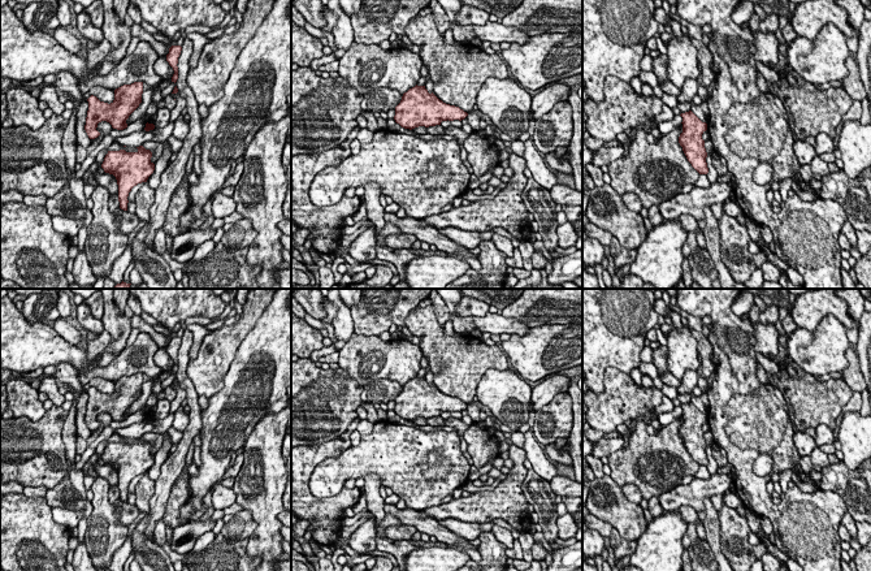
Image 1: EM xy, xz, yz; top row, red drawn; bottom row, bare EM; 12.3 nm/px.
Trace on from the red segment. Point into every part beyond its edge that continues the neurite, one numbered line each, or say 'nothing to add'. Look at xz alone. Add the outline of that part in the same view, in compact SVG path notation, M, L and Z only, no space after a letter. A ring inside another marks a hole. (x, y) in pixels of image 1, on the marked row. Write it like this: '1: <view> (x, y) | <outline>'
nothing to add

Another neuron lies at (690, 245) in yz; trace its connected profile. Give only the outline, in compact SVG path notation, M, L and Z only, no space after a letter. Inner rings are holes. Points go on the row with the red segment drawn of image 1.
M688 232L686 242L682 246L682 254L685 258L688 258L696 248L697 248L697 237L696 233Z

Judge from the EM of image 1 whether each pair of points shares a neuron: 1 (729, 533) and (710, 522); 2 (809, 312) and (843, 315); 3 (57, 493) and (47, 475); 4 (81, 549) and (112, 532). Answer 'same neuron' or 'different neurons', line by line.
1: different neurons
2: same neuron
3: different neurons
4: different neurons

